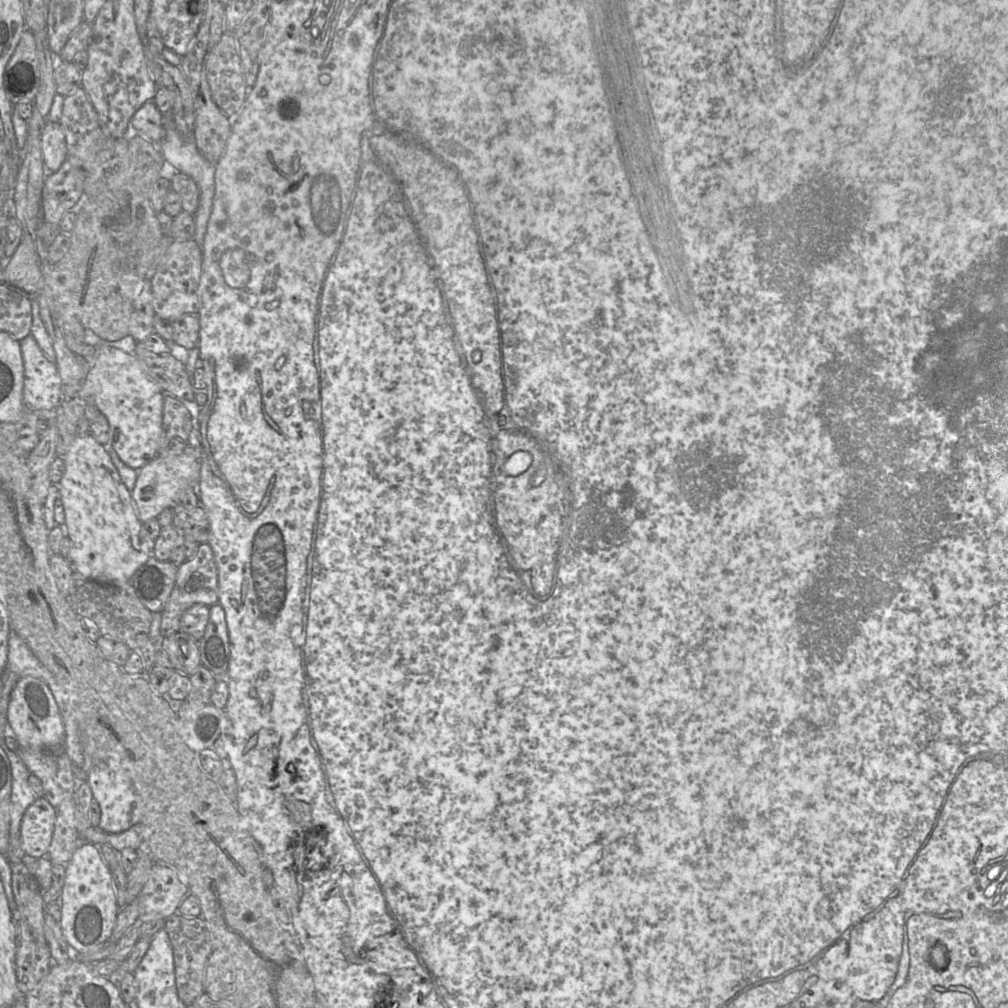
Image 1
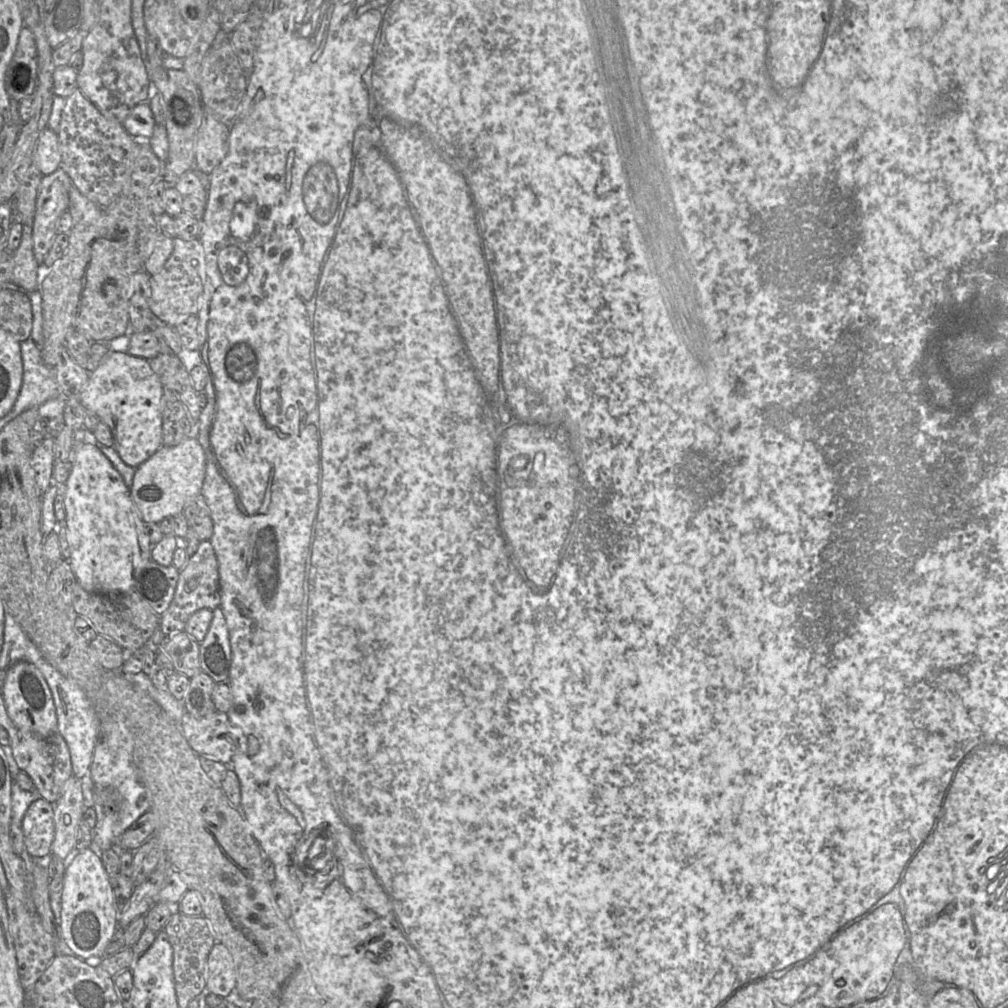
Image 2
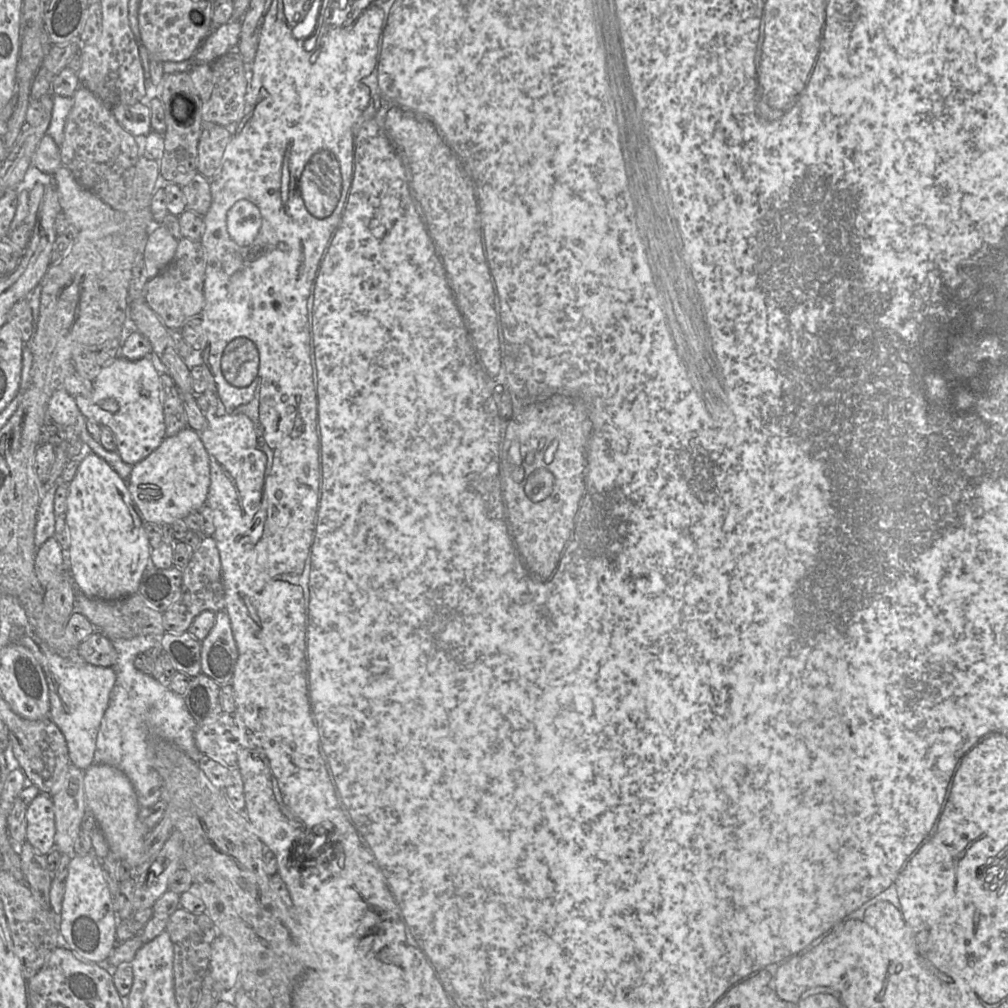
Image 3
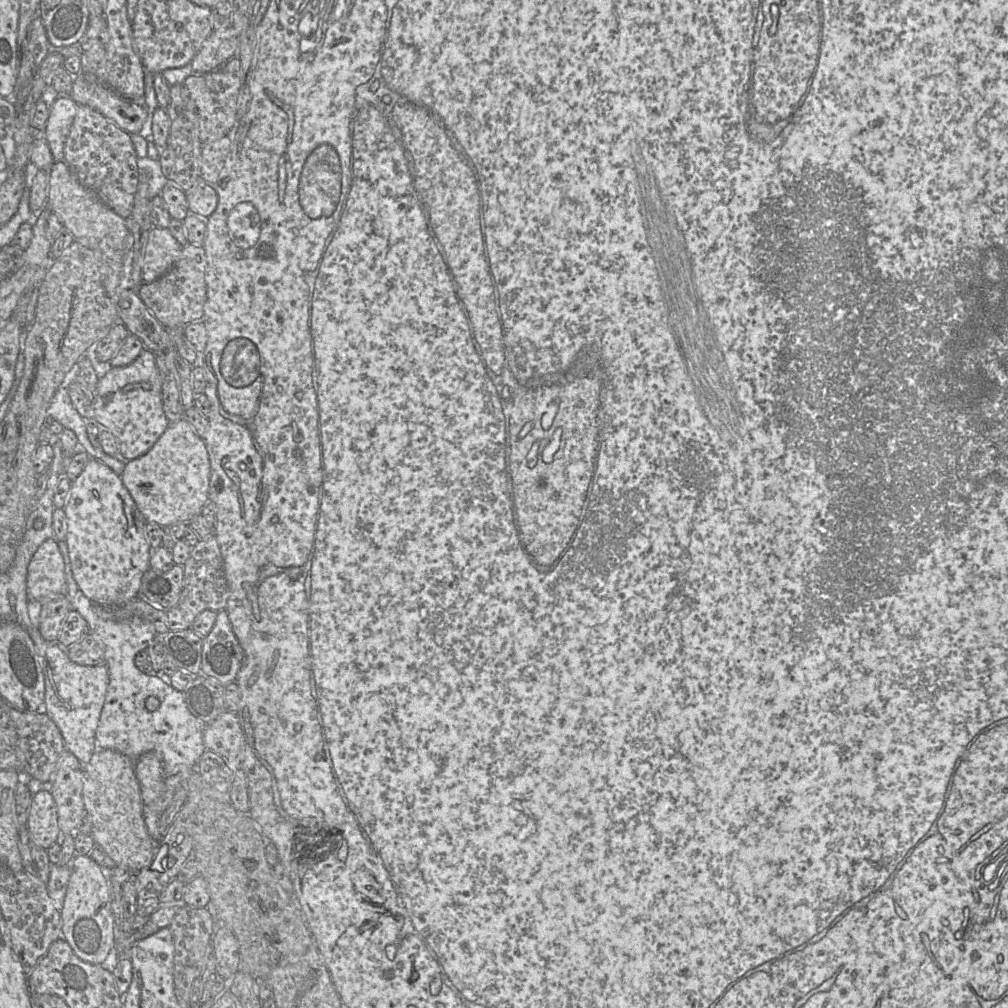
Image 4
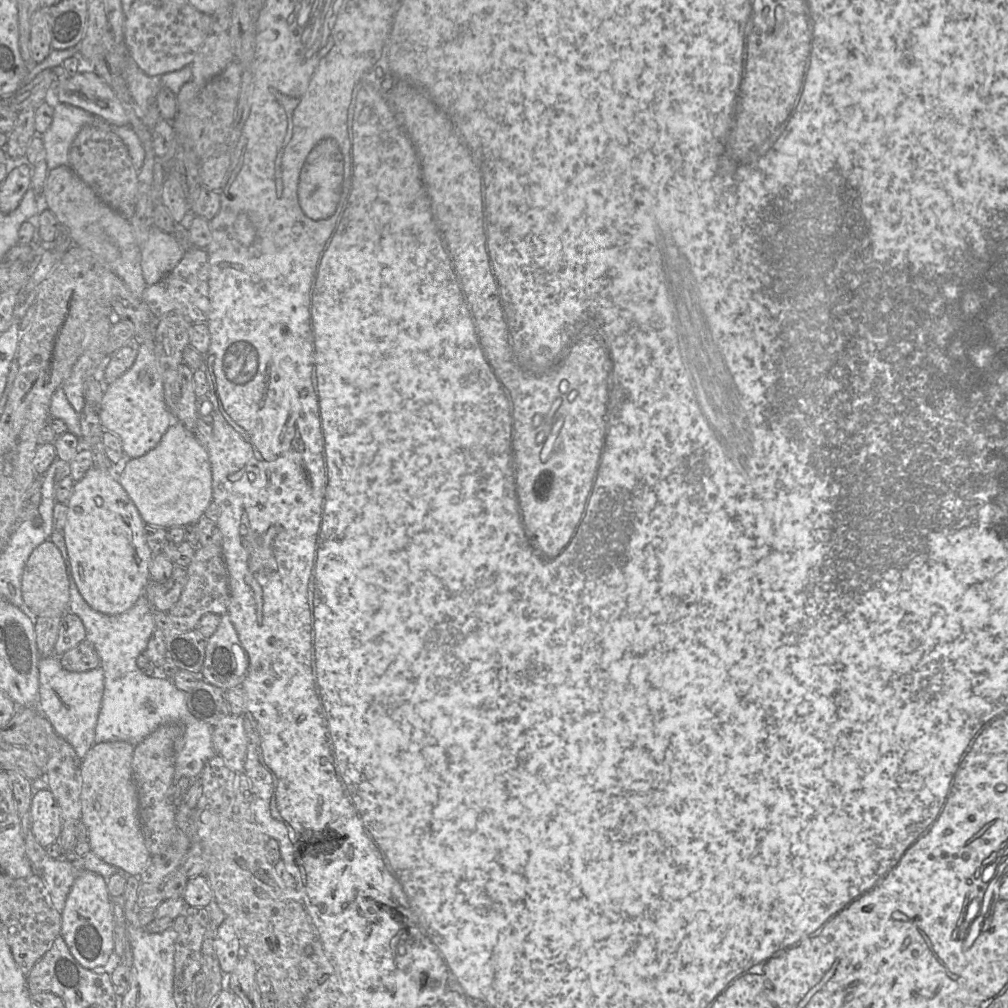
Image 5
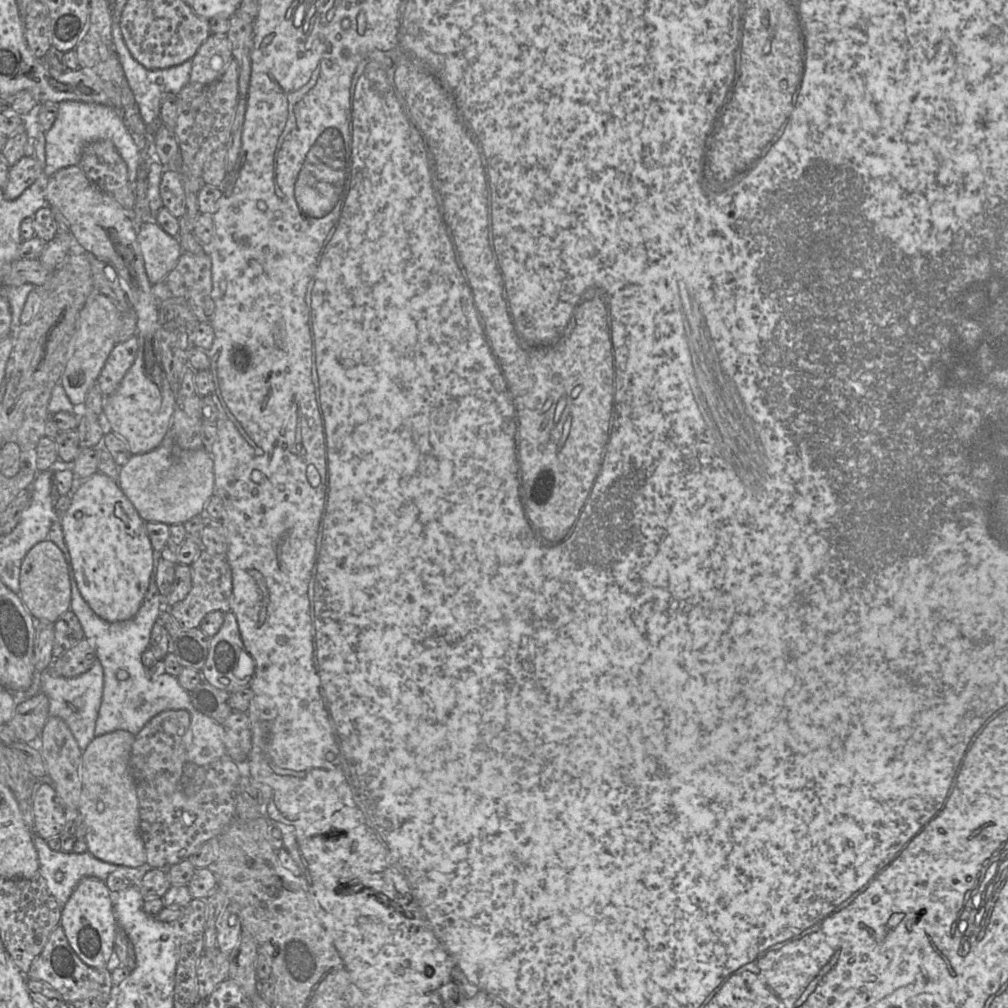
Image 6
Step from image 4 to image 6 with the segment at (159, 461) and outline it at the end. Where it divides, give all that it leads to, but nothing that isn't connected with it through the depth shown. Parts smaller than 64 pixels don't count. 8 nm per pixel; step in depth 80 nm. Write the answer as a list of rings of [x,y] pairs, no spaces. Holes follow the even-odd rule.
[[[159,445],[148,453],[132,455],[120,468],[117,482],[144,522],[183,525],[192,517],[204,514],[205,506],[214,494],[213,467],[212,455],[203,448],[178,451]]]

